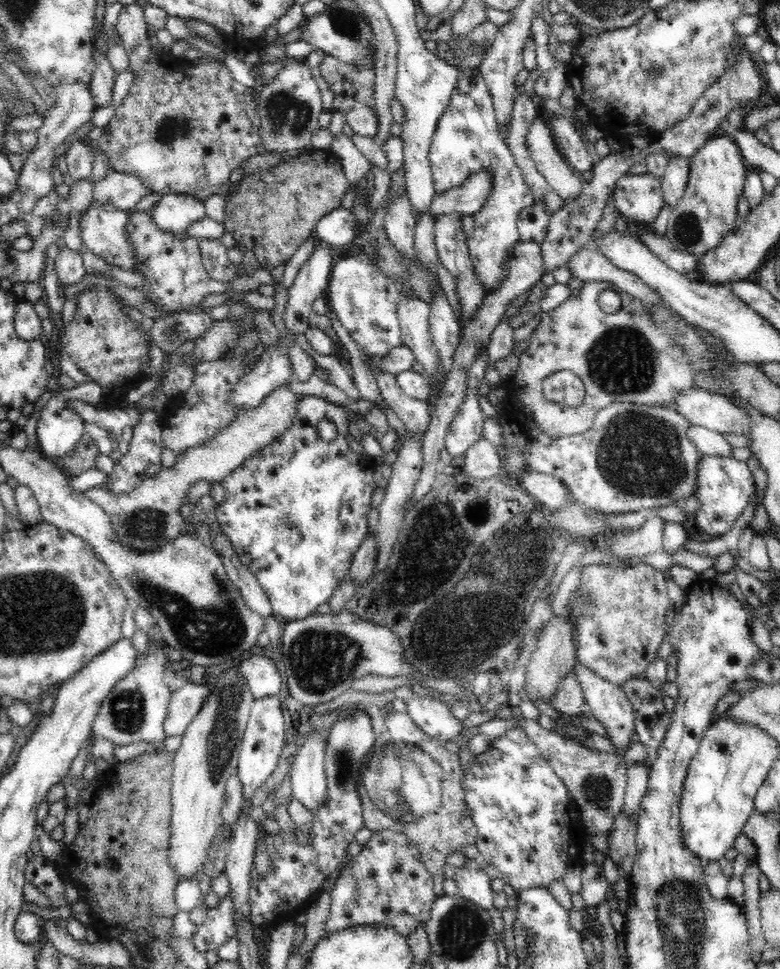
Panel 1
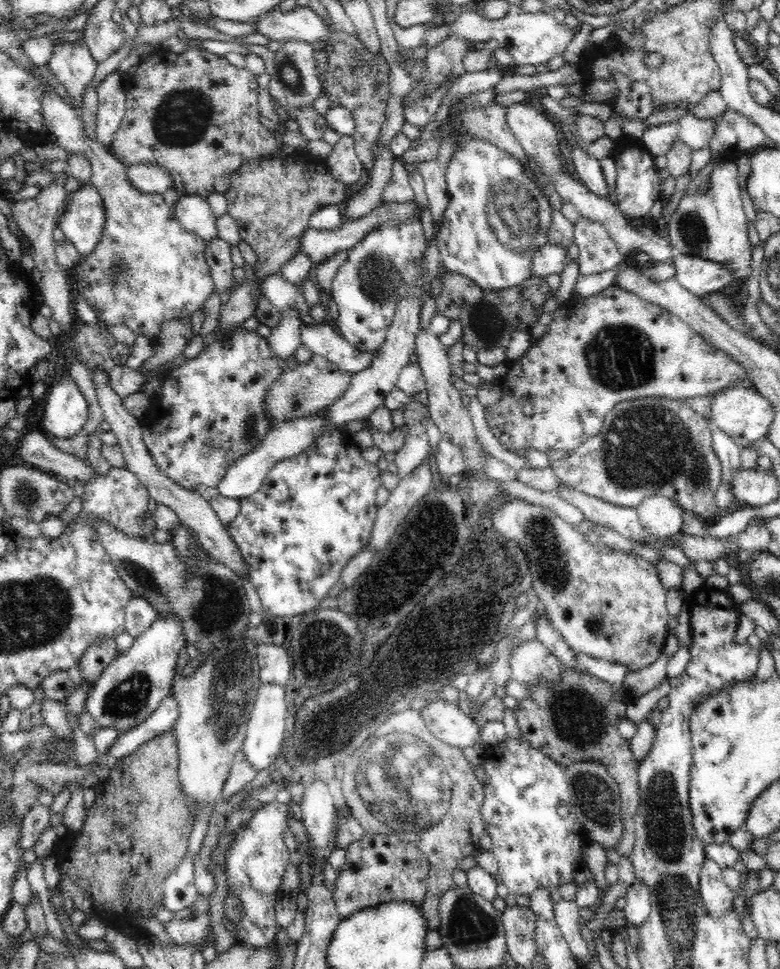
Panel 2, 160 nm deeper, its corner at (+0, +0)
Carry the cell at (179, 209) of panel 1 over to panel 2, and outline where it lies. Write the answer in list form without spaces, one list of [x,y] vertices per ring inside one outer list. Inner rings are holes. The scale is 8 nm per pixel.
[[[181,195],[175,203],[176,221],[187,231],[202,237],[206,242],[217,238],[216,216],[202,195]]]

